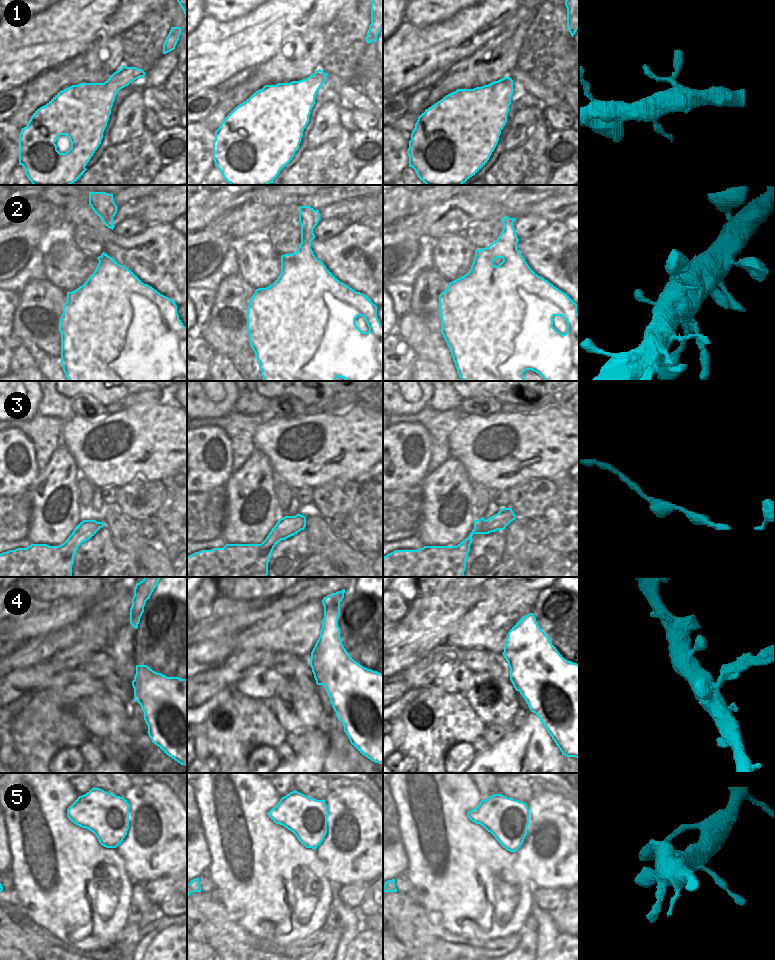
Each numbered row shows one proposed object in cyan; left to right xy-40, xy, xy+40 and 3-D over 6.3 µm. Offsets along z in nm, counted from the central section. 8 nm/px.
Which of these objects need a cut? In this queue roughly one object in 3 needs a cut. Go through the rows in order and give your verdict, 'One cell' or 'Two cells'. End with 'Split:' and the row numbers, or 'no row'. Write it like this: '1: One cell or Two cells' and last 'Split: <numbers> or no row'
1: One cell
2: One cell
3: One cell
4: One cell
5: One cell
Split: no row.

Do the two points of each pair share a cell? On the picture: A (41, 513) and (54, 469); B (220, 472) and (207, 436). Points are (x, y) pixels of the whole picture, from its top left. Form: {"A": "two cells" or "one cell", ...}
{"A": "one cell", "B": "one cell"}

